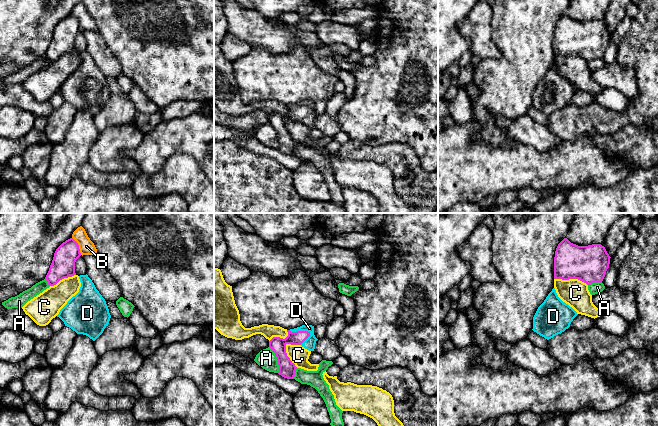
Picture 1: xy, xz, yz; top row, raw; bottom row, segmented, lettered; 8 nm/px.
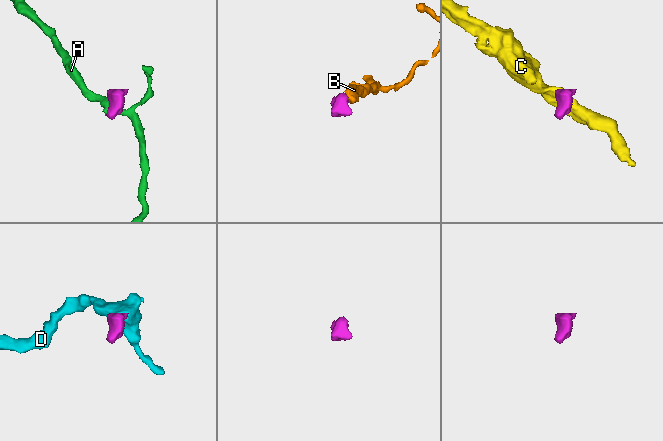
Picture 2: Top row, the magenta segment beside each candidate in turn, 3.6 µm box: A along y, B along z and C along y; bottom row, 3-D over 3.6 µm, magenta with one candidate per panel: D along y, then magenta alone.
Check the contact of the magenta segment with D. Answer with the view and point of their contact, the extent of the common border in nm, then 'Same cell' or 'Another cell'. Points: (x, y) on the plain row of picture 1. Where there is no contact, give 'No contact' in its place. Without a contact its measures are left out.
Touches magenta at xz (300, 107). Shared border 180 nm. Same cell

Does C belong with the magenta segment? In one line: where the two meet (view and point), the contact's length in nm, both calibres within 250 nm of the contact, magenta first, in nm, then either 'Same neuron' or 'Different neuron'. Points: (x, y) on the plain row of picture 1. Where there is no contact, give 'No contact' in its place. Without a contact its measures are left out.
Touches magenta at xz (286, 131). Shared border 220 nm. Thickness 130 nm (magenta) against 150 nm. Different neuron

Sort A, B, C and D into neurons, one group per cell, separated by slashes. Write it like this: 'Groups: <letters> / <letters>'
Groups: A / B / C / D

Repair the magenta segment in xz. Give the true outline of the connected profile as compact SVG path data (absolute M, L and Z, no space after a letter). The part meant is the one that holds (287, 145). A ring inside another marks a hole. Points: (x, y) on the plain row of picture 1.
M302 101L300 103L287 106L288 112L283 115L280 113L273 113L269 117L269 123L275 129L279 148L278 150L287 155L294 155L297 143L290 136L286 129L286 121L301 121L309 127L314 127L316 117L318 116L314 111L314 102Z

